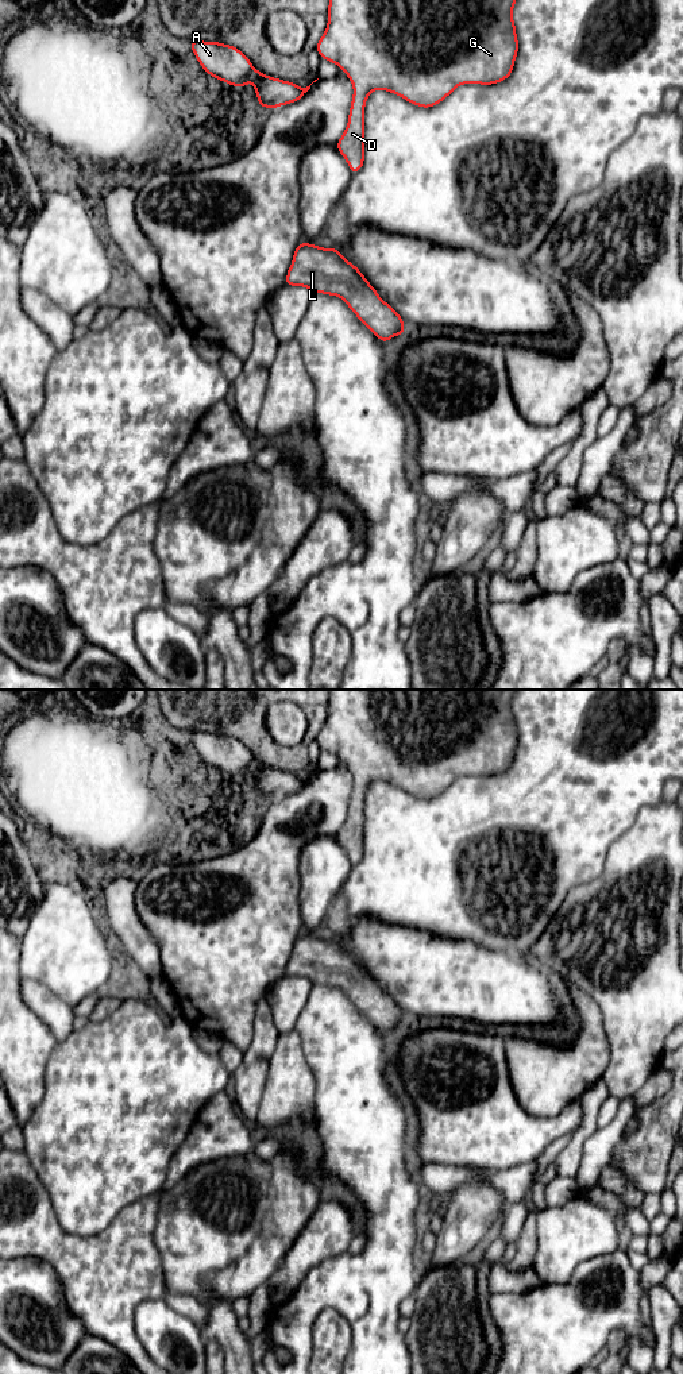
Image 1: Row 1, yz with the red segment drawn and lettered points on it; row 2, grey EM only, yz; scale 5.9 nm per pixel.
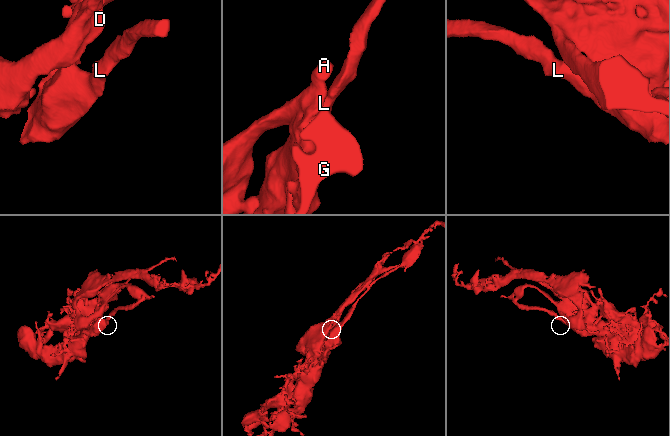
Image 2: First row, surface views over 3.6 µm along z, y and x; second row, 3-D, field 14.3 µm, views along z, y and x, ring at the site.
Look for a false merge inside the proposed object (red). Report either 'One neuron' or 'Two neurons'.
One neuron

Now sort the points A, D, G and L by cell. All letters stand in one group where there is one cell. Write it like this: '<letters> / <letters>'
A D G L

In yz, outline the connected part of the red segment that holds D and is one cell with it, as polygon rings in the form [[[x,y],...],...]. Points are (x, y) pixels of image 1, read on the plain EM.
[[[329,690],[328,715],[316,741],[323,750],[339,756],[354,779],[348,815],[336,835],[352,865],[363,858],[364,796],[374,781],[387,781],[417,798],[431,799],[459,776],[493,776],[512,765],[518,744],[512,706],[516,692],[517,690]]]

